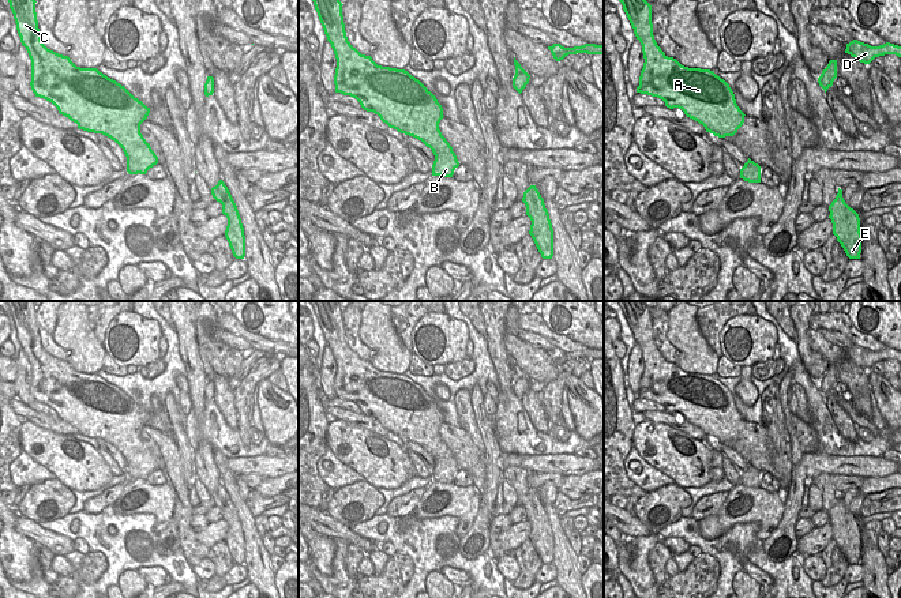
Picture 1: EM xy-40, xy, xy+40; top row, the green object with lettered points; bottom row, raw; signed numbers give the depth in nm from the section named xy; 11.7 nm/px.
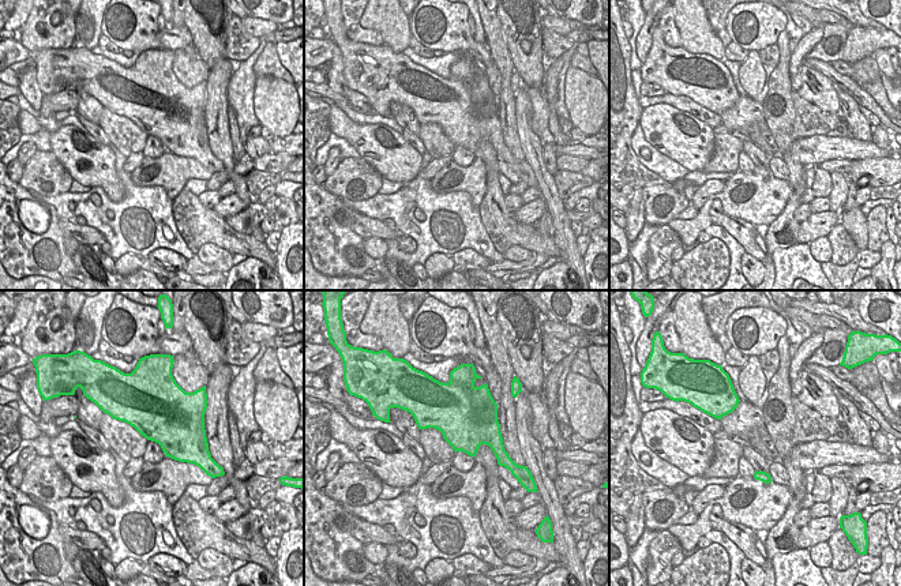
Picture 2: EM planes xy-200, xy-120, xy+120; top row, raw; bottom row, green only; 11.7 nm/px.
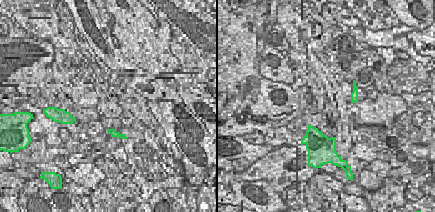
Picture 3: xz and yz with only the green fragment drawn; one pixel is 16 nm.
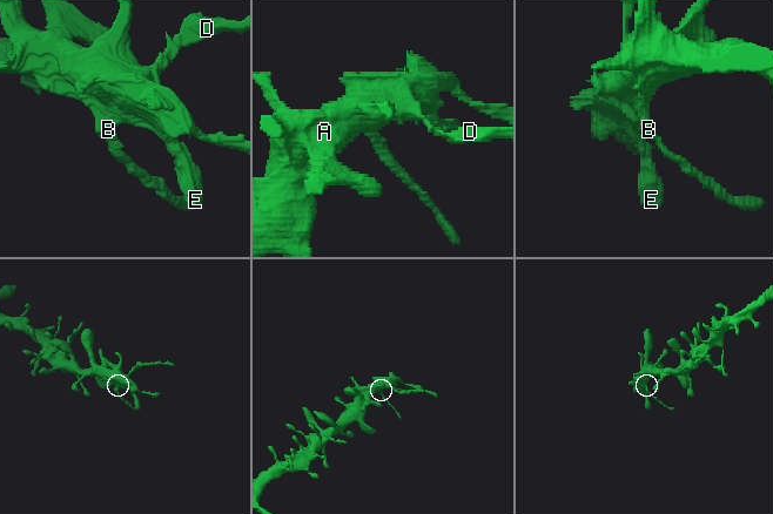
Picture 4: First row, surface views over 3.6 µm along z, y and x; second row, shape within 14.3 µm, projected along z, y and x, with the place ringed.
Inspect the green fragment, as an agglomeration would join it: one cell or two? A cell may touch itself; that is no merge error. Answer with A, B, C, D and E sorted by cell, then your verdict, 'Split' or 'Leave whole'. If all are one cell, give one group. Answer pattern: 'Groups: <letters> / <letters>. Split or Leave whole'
Groups: A B C E / D. Split

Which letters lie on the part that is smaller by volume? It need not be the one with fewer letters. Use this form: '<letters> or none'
D

